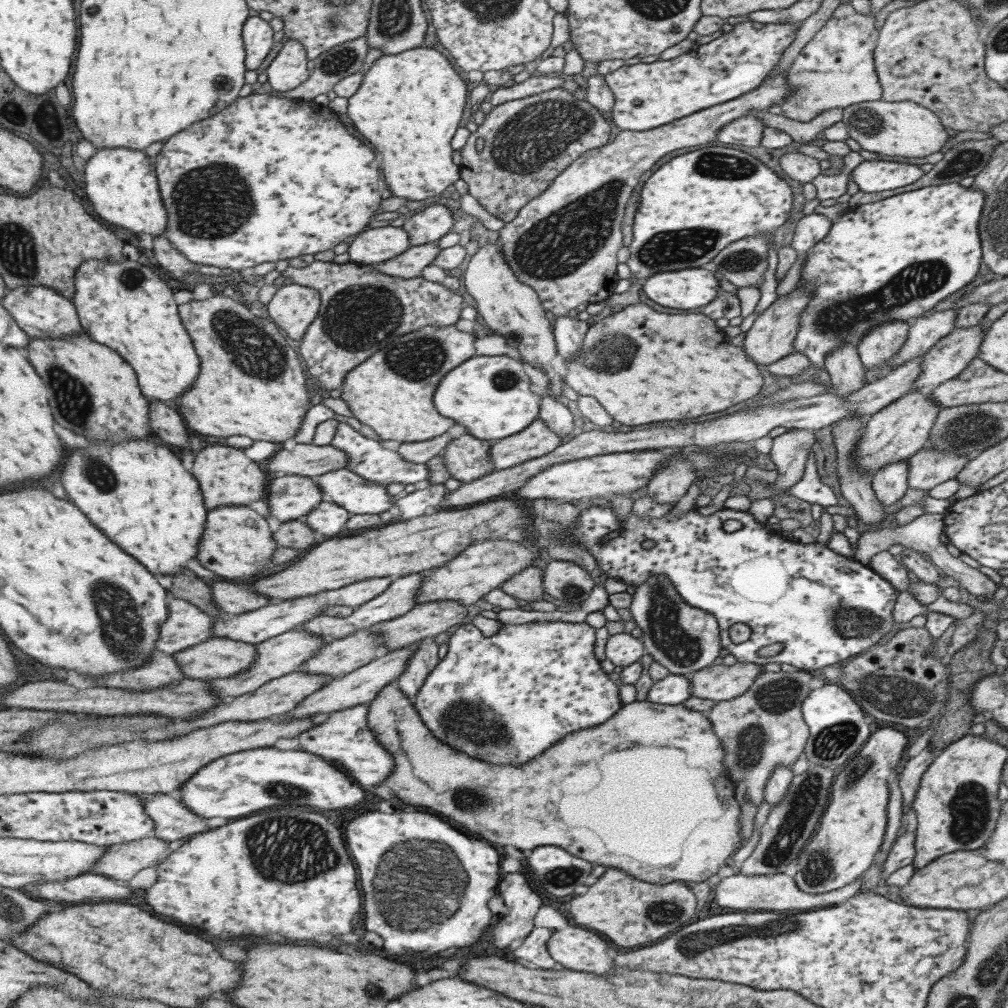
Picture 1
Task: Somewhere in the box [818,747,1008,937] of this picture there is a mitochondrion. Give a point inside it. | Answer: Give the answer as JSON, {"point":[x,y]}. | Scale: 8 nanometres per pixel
{"point":[970,806]}

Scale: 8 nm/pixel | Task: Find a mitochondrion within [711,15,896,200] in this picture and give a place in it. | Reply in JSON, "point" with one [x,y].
{"point":[868,121]}

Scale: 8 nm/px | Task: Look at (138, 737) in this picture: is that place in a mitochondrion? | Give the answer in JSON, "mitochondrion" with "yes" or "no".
{"mitochondrion":"no"}

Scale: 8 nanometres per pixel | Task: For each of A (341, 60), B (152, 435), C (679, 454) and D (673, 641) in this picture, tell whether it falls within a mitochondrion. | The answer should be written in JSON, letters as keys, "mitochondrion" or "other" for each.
{"A":"mitochondrion","B":"other","C":"other","D":"mitochondrion"}

